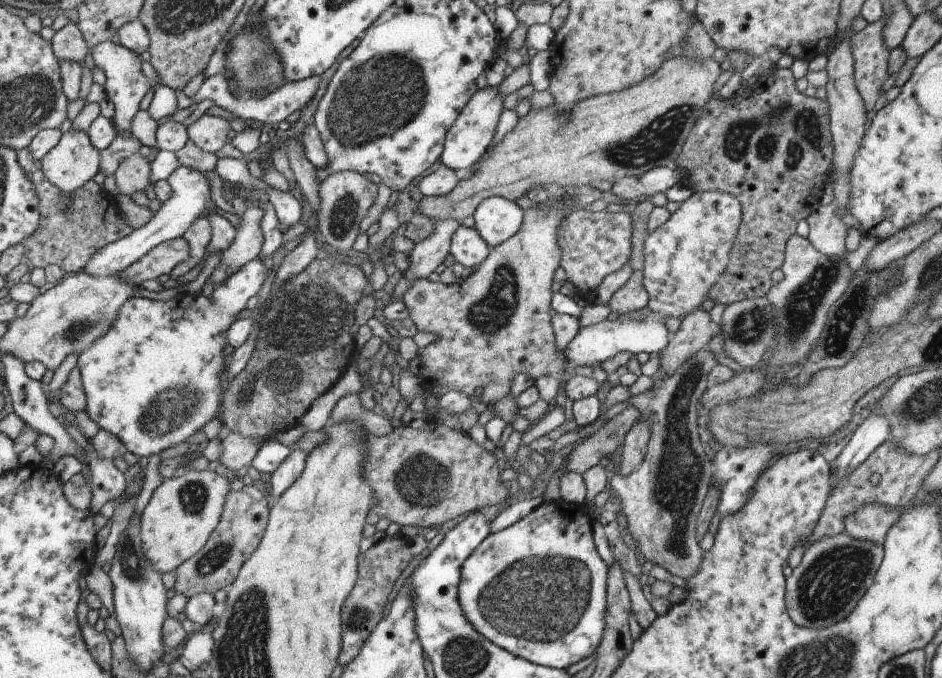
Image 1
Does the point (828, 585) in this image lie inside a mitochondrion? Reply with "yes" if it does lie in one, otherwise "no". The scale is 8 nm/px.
yes

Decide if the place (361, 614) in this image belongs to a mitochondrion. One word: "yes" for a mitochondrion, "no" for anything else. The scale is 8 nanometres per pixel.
yes

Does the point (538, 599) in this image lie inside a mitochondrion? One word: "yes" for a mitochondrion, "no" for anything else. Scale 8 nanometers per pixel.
yes

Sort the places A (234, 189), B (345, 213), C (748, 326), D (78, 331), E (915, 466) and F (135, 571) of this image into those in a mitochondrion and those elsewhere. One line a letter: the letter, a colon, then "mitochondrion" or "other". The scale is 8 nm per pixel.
A: other
B: mitochondrion
C: mitochondrion
D: mitochondrion
E: other
F: mitochondrion

